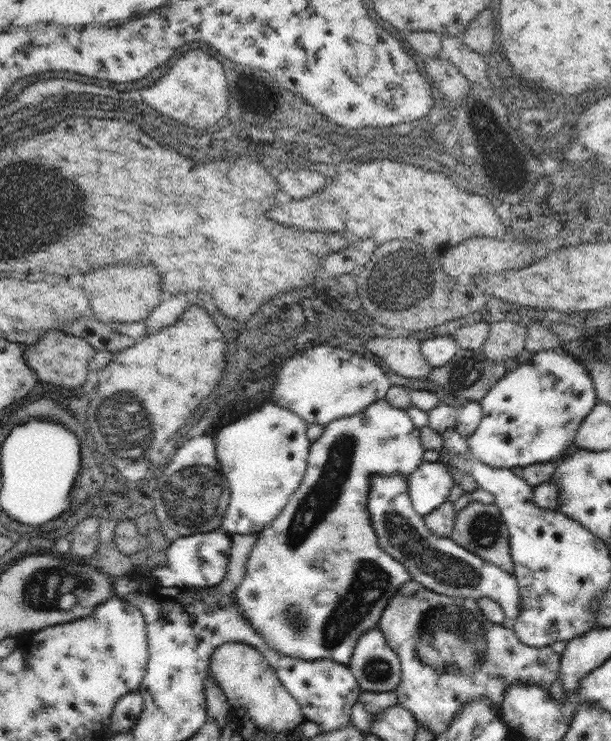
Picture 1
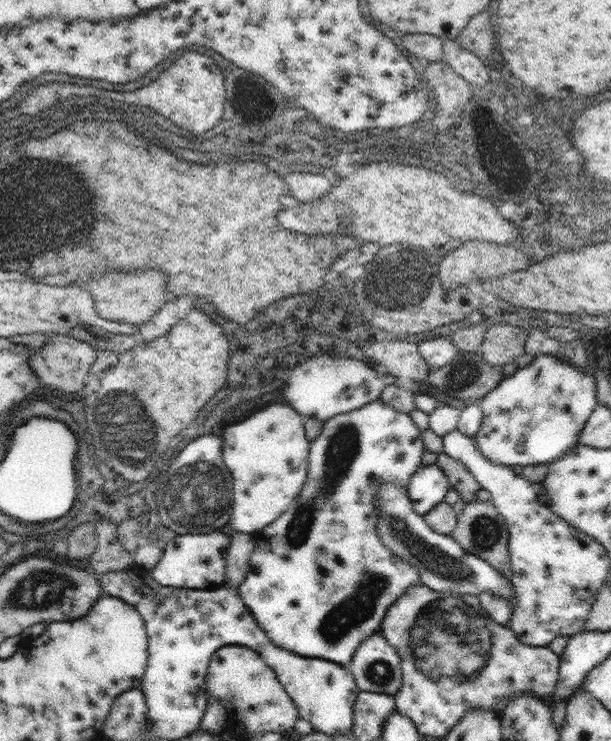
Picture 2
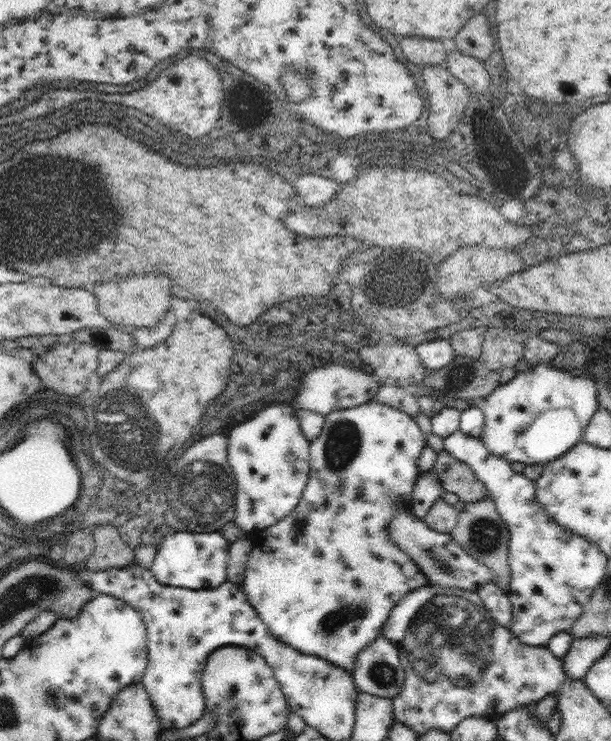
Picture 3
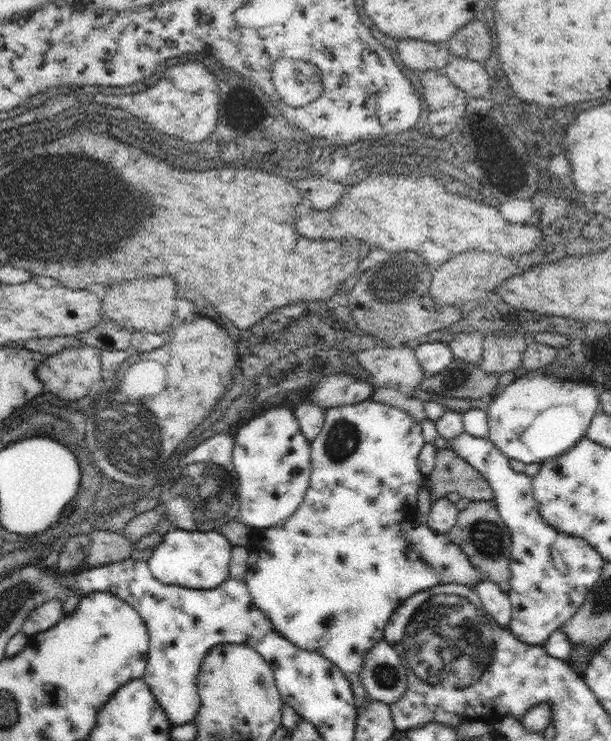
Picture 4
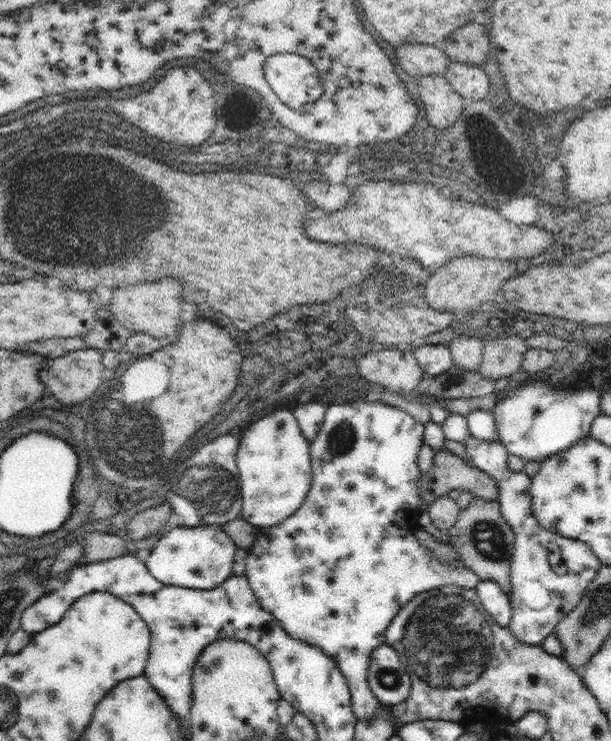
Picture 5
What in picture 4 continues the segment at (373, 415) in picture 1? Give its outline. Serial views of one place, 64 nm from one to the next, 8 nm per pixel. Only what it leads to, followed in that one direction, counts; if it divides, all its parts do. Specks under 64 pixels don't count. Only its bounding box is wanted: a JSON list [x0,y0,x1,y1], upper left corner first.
[245,402,441,708]

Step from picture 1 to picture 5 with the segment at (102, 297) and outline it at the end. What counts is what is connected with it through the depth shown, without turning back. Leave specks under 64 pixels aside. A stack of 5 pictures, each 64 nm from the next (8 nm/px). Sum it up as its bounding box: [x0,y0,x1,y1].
[107,278,183,342]

